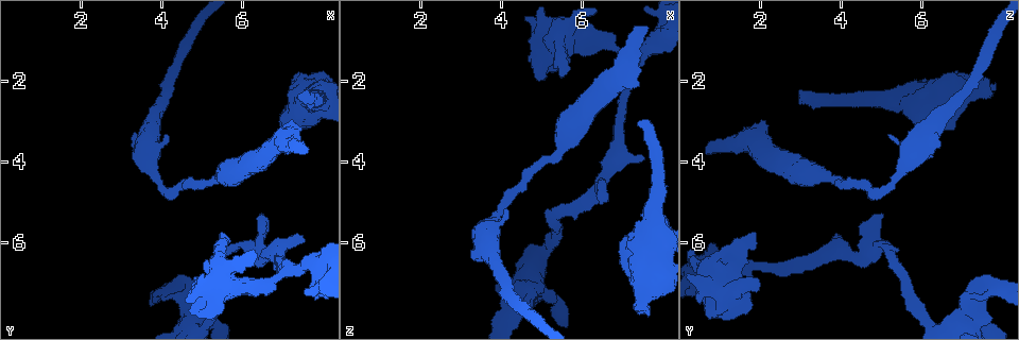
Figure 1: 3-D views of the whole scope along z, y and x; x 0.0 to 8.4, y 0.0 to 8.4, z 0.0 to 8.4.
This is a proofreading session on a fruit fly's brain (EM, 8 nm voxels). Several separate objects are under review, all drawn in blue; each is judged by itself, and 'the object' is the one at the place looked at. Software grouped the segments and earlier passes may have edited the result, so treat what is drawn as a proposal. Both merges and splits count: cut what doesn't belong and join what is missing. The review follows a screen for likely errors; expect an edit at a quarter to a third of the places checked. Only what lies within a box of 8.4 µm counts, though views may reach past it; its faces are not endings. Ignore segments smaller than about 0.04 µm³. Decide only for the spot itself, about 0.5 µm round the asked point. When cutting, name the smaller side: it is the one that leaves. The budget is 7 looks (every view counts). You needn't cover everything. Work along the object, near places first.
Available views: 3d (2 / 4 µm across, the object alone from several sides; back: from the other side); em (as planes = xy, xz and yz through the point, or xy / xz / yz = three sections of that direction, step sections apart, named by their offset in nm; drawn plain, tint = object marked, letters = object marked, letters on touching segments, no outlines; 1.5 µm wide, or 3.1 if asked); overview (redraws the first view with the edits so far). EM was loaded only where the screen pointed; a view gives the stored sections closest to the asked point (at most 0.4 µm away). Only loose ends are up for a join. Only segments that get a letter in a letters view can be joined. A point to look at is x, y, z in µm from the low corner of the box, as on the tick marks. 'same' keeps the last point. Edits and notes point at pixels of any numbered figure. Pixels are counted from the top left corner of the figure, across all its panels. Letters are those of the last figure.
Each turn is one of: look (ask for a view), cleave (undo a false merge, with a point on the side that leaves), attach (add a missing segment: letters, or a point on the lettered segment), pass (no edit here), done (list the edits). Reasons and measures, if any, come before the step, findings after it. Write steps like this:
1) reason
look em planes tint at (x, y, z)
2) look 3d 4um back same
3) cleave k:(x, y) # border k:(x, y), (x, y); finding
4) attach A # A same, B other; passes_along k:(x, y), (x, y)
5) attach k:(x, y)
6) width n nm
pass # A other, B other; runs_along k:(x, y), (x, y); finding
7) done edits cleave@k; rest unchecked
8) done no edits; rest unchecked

long arm stops here
look em planes letters at (7.60, 3.65, 0.70)

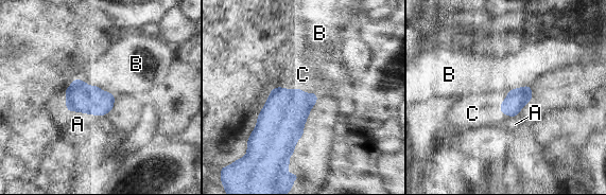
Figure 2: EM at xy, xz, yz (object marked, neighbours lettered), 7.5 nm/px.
attach C # A other, B other, C same; passes_along 2:(282, 118), (296, 89), (302, 74); it goes on there

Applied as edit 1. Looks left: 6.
redraw
look overview

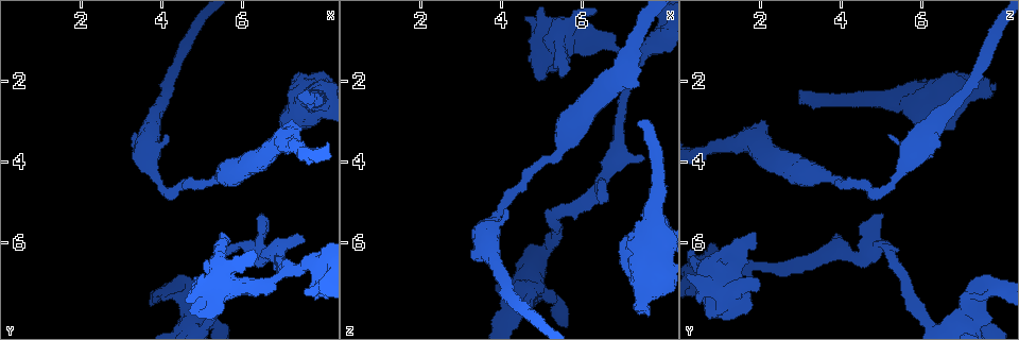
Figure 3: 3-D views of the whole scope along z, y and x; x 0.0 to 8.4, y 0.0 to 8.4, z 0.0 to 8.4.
branch stops here
look em yz step 8 tint at (4.10, 3.30, 5.20)

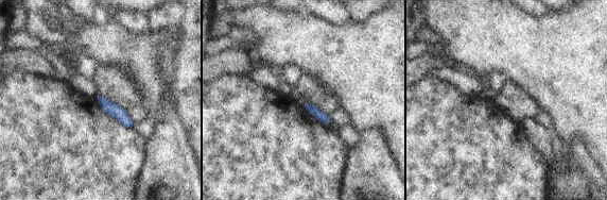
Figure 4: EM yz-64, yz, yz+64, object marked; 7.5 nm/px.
look em xz step 4 letters same

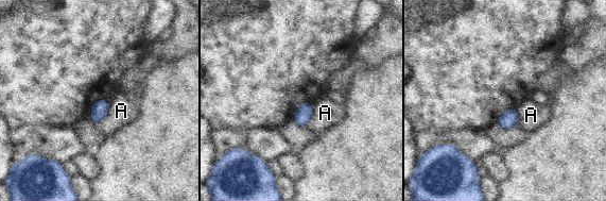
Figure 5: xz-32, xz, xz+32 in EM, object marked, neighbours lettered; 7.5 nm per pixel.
longest_contact A 200 nm
pass # A other; border 5:(107, 100), (106, 113), (91, 121); no lettered segment goes on from it

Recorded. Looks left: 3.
look 3d 2um at (7.65, 2.10, 7.80)

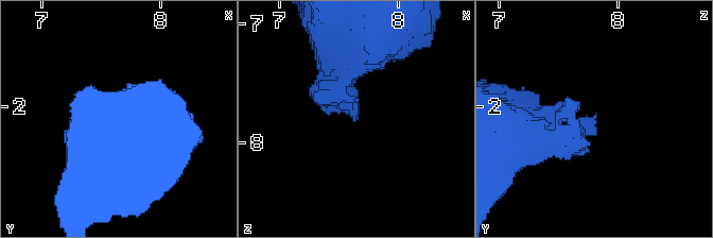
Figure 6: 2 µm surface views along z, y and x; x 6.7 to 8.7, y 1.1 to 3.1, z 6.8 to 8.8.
now the EM
look em planes letters at (7.64, 2.10, 7.82)

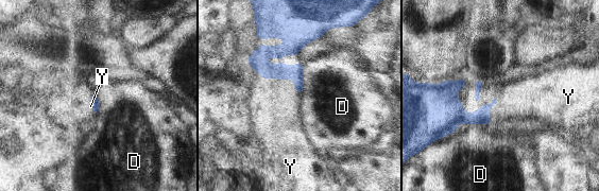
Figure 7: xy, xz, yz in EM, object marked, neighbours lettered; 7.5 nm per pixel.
attach Y # D other, Y same; it goes on there

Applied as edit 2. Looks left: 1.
done edits attach@2, attach@7; rest unchecked

